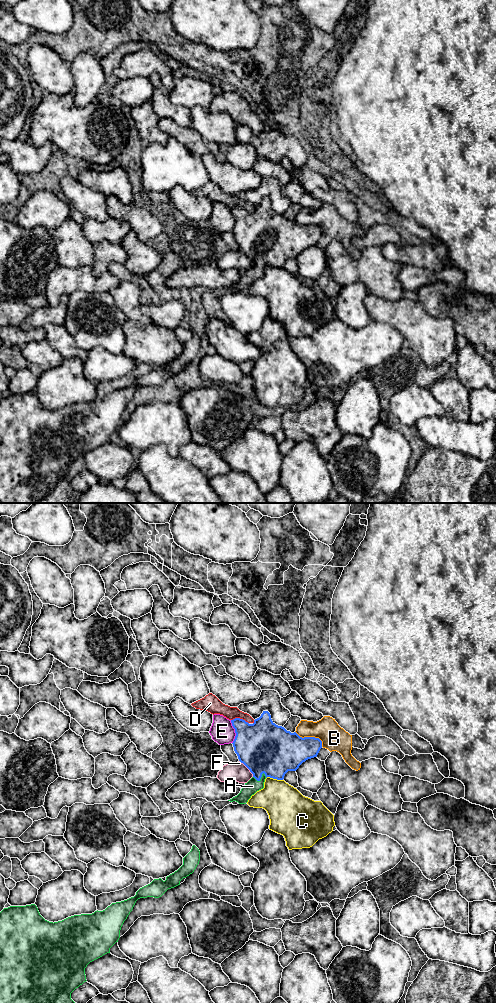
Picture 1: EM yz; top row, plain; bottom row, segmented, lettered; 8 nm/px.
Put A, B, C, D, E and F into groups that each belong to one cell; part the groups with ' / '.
A / B / C / D / E / F

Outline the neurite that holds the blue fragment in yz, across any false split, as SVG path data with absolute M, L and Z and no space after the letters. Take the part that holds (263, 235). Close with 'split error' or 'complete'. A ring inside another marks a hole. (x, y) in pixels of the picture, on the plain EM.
M263 199L253 212L240 206L231 208L231 211L236 221L232 231L234 239L239 249L250 258L253 265L245 271L237 284L228 288L230 290L236 289L239 292L246 292L252 283L264 276L267 265L283 268L288 259L296 259L303 250L317 245L322 236L322 229L319 226L302 226L296 220L291 221L284 215L276 213L268 199Z; split error

